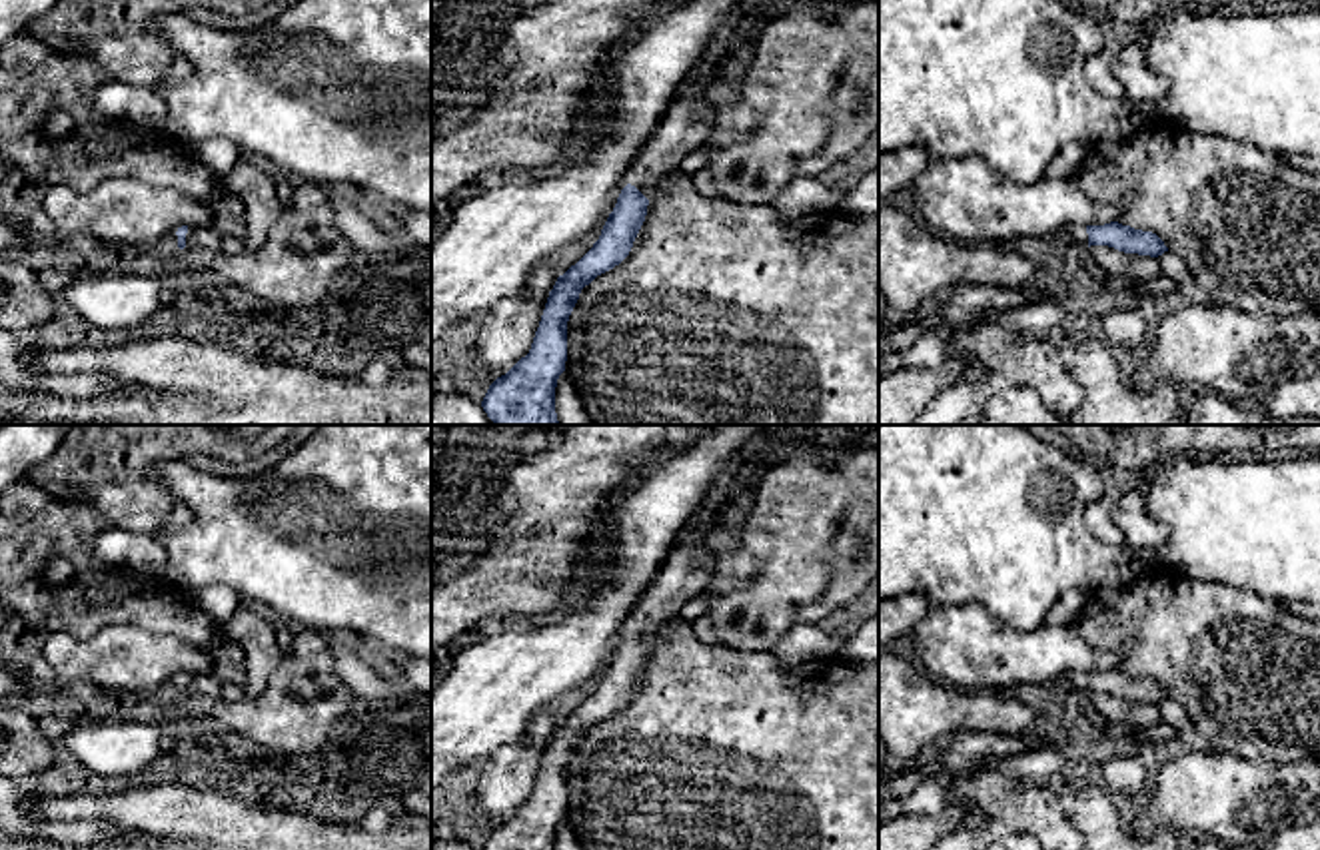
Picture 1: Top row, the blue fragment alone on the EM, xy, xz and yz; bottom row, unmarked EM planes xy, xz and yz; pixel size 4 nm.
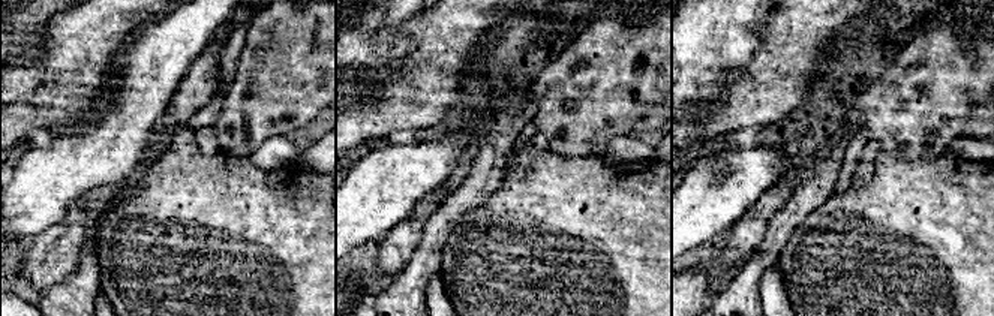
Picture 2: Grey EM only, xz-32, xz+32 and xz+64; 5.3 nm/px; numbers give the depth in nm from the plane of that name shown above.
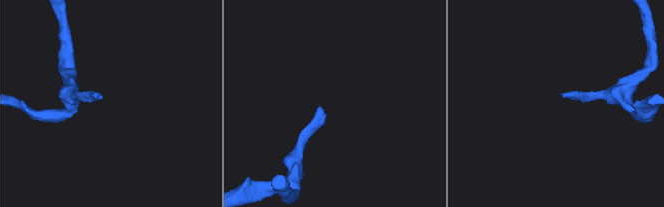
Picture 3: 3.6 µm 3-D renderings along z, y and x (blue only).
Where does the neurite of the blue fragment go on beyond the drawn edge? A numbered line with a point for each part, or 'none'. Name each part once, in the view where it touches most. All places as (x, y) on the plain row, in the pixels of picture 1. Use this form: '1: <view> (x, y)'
1: xz (683, 575)

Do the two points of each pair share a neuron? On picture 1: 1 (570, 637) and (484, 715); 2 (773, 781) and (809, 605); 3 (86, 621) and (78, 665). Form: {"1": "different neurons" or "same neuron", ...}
{"1": "same neuron", "2": "different neurons", "3": "different neurons"}

